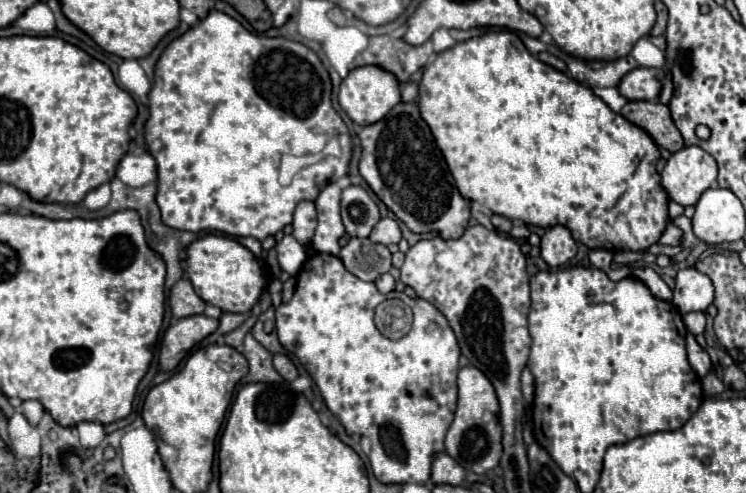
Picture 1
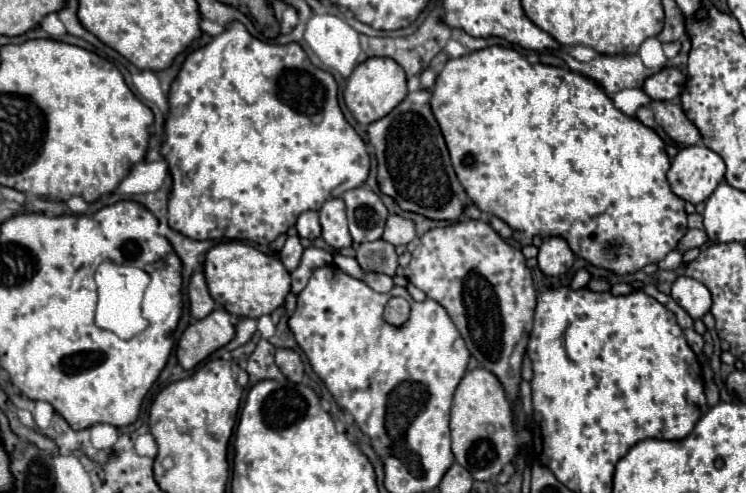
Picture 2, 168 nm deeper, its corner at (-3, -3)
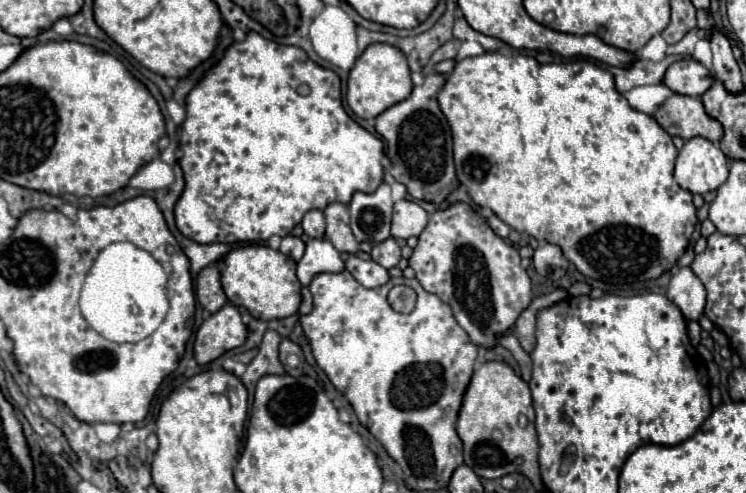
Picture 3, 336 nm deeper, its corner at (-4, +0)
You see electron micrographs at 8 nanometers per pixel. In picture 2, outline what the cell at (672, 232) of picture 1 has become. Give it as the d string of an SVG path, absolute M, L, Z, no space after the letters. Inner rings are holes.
M687 230L685 236L677 244L677 250L683 254L683 252L687 252L691 248L699 248L705 240L707 240L707 234L703 230Z

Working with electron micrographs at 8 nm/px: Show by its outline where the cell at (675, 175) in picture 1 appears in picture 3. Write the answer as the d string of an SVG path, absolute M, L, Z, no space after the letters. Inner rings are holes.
M692 137L680 149L674 179L682 189L704 195L728 179L728 159L716 143Z

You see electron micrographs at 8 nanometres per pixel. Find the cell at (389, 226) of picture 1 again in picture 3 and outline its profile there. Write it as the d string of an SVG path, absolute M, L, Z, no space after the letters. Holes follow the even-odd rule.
M398 201L394 203L392 217L392 237L408 239L412 235L420 235L428 223L428 213L416 201Z

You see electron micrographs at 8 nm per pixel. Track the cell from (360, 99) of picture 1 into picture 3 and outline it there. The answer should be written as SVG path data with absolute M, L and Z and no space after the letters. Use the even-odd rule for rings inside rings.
M374 43L366 47L366 51L358 57L356 65L350 71L348 77L348 91L346 91L346 101L348 107L362 119L374 119L394 103L400 103L406 99L412 91L412 79L410 79L410 69L406 63L406 55L398 51L392 45L386 43Z

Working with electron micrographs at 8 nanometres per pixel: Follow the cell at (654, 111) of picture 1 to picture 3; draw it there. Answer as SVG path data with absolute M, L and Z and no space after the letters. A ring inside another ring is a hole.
M674 93L654 115L654 119L670 133L682 139L704 137L712 143L720 143L724 129L722 123L710 117L702 105L702 99Z

